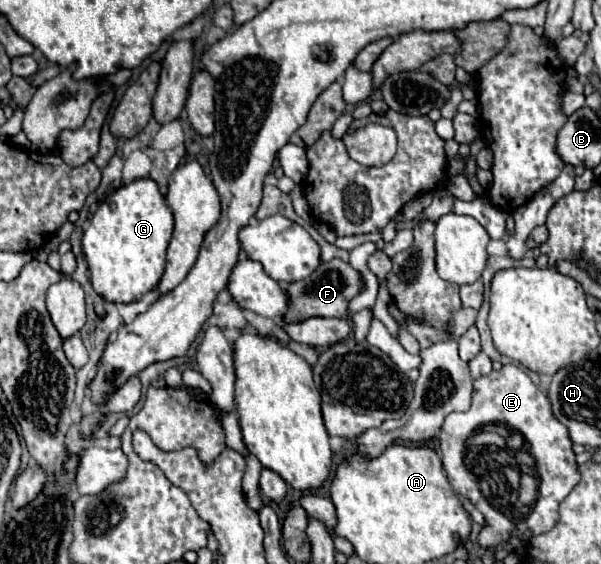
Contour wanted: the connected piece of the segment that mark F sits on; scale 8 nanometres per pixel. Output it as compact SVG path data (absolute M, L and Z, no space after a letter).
M330 260L330 262L322 262L306 280L282 284L282 288L288 296L288 312L284 316L286 322L304 322L314 316L350 318L346 306L360 292L360 276L348 262Z

